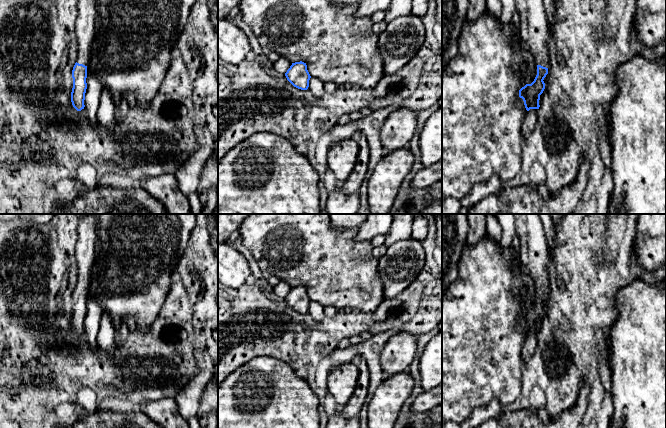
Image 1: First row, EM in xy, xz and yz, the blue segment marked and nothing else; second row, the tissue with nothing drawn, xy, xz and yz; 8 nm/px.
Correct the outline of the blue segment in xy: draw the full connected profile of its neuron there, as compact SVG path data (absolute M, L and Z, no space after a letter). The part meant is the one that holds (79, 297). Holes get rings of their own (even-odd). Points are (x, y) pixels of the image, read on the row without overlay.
M96 214L79 217L76 262L78 284L72 294L73 312L71 326L77 335L84 333L87 313L87 289L90 284L90 270L95 261Z

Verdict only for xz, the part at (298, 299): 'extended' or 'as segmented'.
as segmented

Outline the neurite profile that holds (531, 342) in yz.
M530 333L527 335L522 349L521 365L526 363L533 356L538 347L538 334L539 333Z

